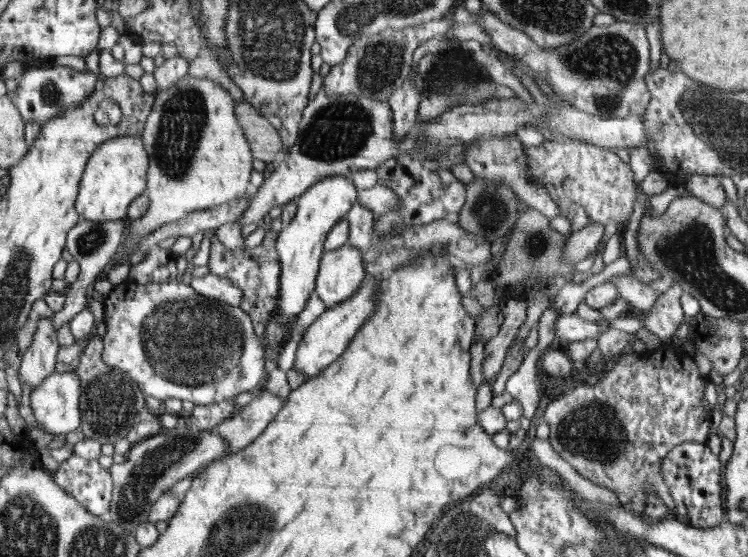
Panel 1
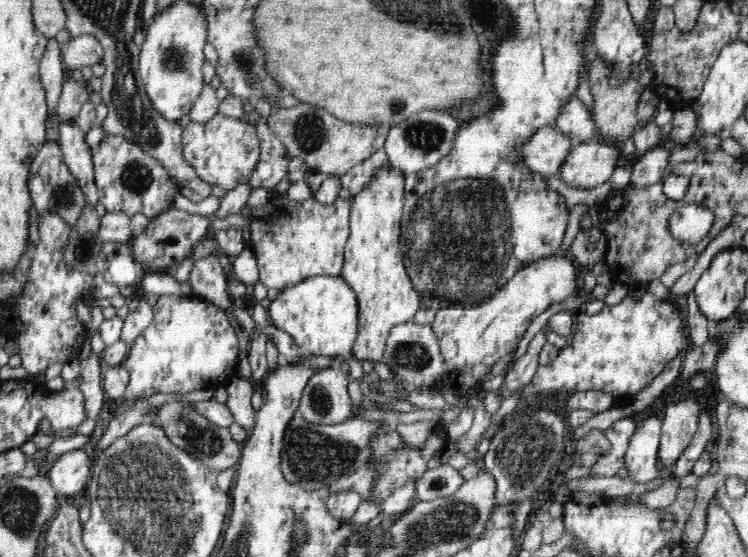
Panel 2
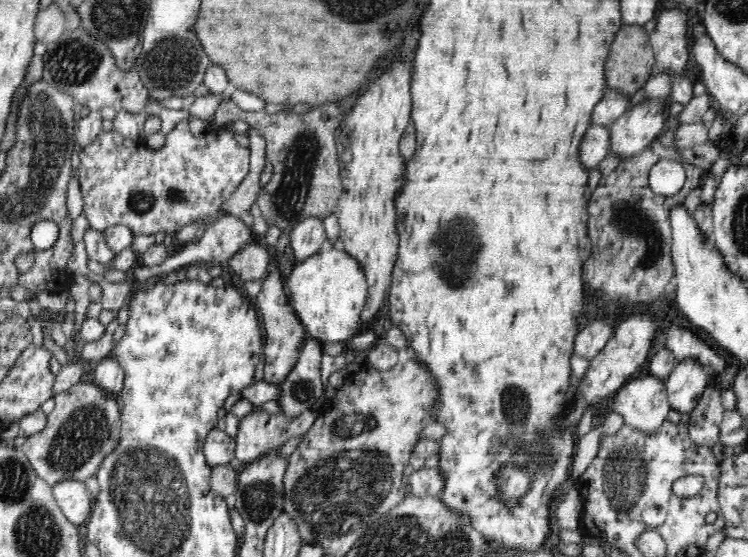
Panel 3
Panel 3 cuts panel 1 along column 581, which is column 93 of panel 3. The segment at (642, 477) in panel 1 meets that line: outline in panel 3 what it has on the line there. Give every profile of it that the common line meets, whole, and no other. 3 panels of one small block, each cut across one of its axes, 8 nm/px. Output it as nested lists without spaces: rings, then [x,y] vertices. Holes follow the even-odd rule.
[[[84,379],[74,386],[66,388],[65,391],[57,392],[54,400],[56,407],[51,414],[48,414],[46,428],[38,434],[26,436],[26,441],[20,446],[20,450],[28,457],[36,474],[50,487],[69,479],[86,482],[90,476],[97,476],[100,463],[118,446],[121,416],[119,406],[112,398],[102,394],[99,387]]]

